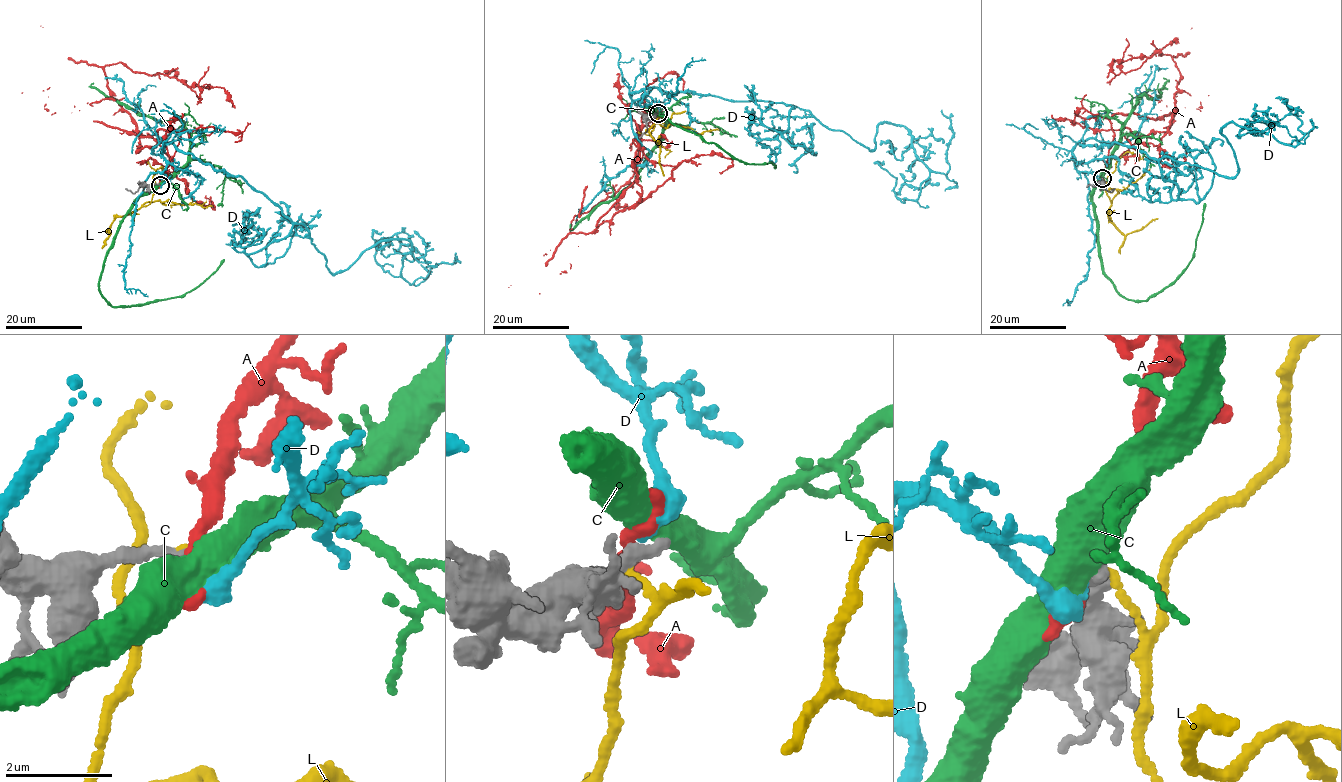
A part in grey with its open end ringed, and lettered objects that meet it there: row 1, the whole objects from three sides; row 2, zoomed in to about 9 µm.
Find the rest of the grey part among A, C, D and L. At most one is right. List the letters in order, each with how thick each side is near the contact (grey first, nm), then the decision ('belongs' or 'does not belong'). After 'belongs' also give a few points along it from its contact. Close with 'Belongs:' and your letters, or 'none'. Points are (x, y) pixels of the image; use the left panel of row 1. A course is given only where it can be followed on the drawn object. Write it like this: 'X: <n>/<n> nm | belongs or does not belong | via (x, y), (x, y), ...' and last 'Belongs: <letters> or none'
A: 280/190 nm | does not belong
C: 240/500 nm | does not belong
D: 280/200 nm | does not belong
L: 300/120 nm | does not belong
Belongs: none

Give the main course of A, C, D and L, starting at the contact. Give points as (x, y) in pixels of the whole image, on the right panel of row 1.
A: (1101, 178), (1114, 115), (1153, 118), (1154, 131), (1164, 132), (1180, 75), (1160, 49), (1113, 59), (1107, 77)
C: (1102, 178), (1091, 194), (1098, 254), (1115, 291), (1129, 299), (1149, 298), (1186, 268), (1194, 257), (1205, 203)
D: (1102, 178), (1076, 167), (1083, 139), (1229, 177), (1222, 127), (1291, 144), (1304, 135), (1287, 103), (1302, 112)
L: (1102, 177), (1111, 204), (1107, 212), (1110, 221), (1120, 231), (1127, 234), (1139, 231), (1157, 218)

